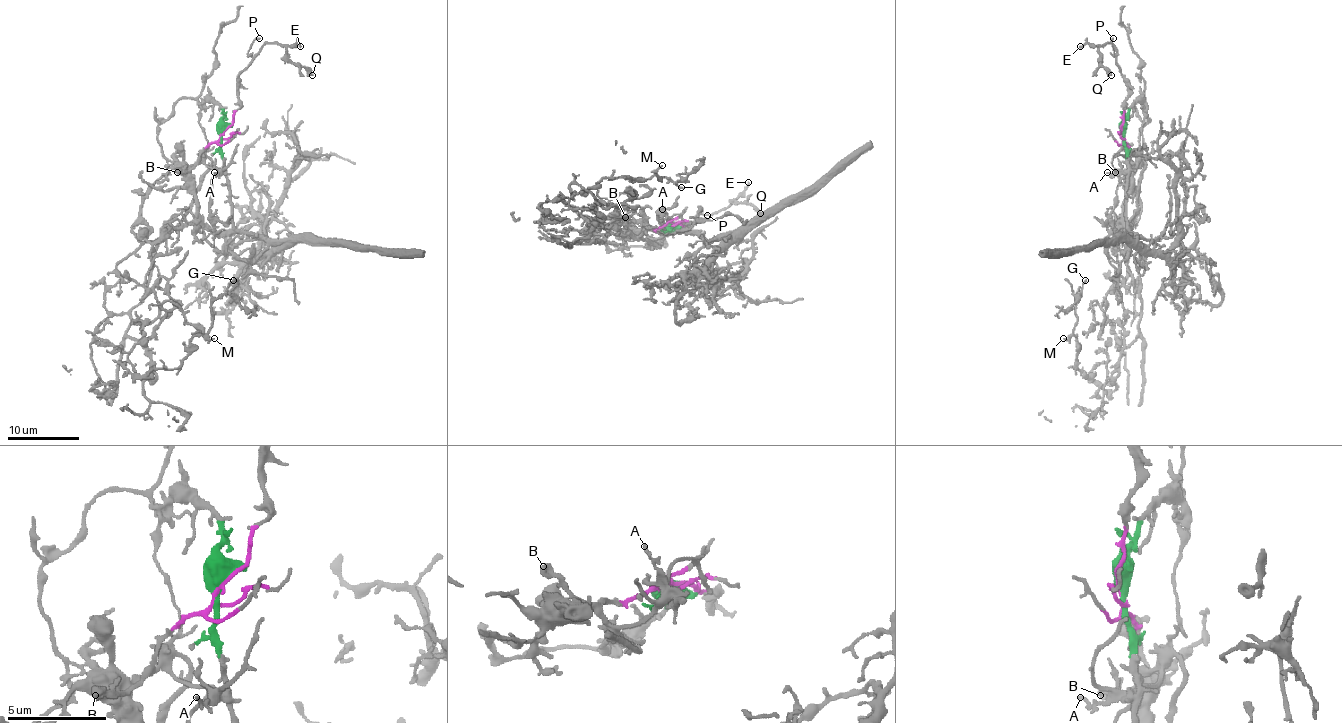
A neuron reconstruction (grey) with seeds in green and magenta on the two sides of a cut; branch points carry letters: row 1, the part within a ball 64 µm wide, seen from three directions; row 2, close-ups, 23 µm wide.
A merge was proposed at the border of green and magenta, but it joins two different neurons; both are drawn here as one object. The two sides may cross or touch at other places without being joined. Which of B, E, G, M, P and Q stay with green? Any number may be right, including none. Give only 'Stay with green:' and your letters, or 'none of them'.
Stay with green: none of them

